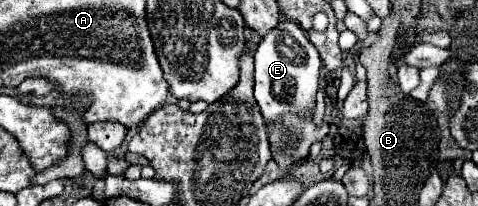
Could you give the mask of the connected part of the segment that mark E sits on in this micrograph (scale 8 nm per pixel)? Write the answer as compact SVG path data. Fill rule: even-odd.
M279 21L267 37L261 39L255 51L255 101L267 121L279 121L287 111L299 111L303 119L315 109L315 95L319 89L321 59L295 21Z

